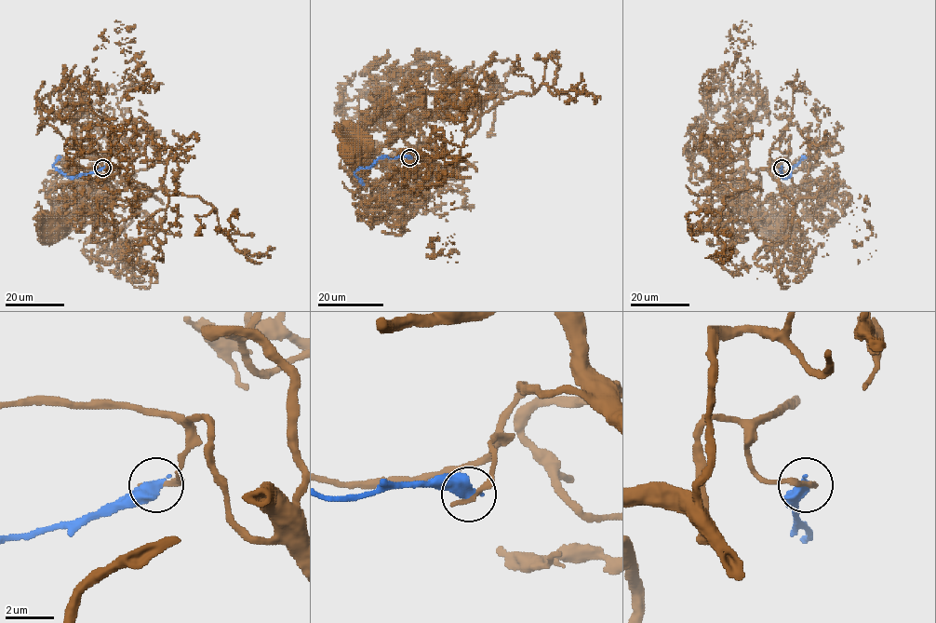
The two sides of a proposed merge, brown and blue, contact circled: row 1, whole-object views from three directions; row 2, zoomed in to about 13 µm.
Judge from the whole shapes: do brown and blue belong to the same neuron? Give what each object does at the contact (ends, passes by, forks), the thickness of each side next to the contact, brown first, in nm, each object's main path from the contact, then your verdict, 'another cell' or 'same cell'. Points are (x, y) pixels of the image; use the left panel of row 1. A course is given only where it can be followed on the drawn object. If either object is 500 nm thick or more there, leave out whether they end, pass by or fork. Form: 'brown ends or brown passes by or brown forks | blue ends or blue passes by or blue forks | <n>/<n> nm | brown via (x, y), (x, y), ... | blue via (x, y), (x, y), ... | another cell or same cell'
260/550 nm | brown via (102, 168), (116, 173), (92, 181), (78, 212), (163, 187), (153, 237), (141, 211), (52, 198), (54, 230) | blue via (102, 168), (71, 177), (53, 167), (60, 157) | another cell

